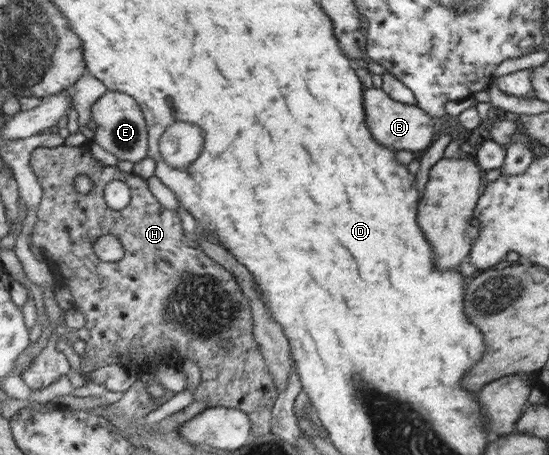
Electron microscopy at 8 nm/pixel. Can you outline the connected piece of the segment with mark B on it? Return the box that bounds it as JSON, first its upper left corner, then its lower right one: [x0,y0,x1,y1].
[363,87,433,151]

